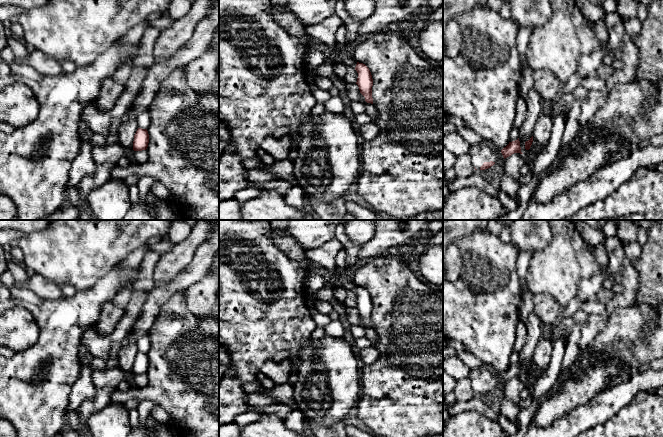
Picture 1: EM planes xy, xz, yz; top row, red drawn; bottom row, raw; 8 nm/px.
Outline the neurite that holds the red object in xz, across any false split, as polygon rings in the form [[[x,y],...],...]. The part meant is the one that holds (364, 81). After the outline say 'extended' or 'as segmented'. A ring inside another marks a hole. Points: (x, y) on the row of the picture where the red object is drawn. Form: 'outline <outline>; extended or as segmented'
outline [[[357,62],[355,70],[358,73],[356,84],[359,87],[360,93],[365,97],[367,103],[373,104],[373,79],[369,68],[365,64]]]; as segmented

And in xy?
outline [[[138,128],[133,141],[133,150],[142,151],[146,150],[149,143],[149,134],[147,129]]]; as segmented

